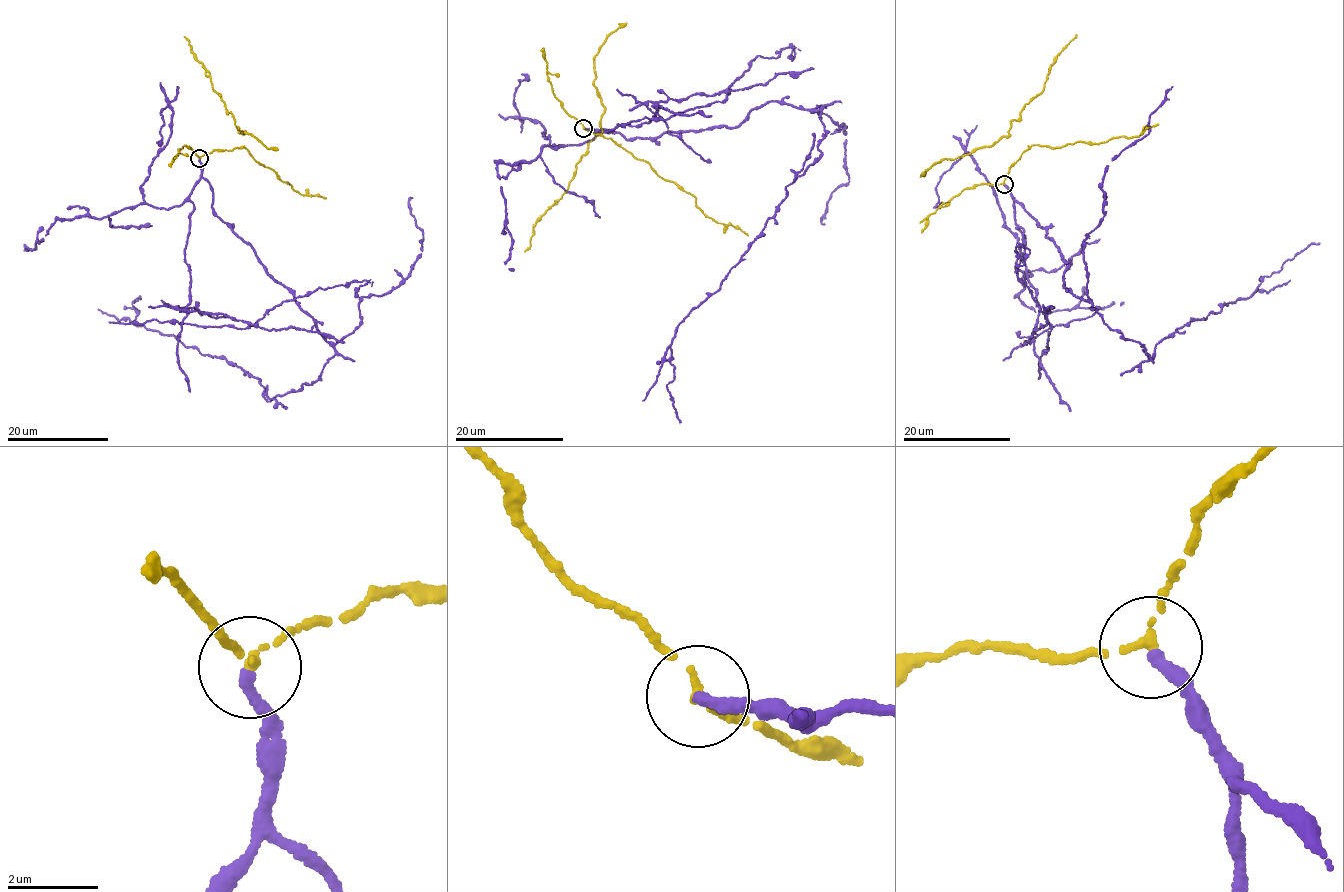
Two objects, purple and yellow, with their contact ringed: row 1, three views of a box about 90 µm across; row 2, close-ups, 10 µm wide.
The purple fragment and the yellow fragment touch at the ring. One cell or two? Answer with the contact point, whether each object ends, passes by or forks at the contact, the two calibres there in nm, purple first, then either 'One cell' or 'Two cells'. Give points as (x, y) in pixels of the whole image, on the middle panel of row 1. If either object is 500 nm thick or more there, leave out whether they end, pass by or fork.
Place: (583, 128). At the ring purple ends. At the ring yellow passes by. Thickness 280 nm (purple) against 130 nm. Two cells

